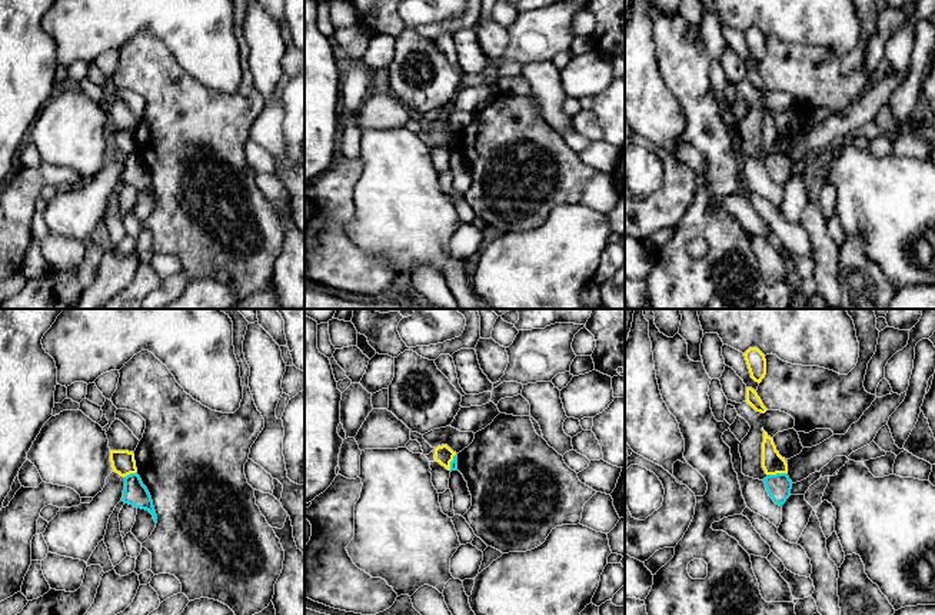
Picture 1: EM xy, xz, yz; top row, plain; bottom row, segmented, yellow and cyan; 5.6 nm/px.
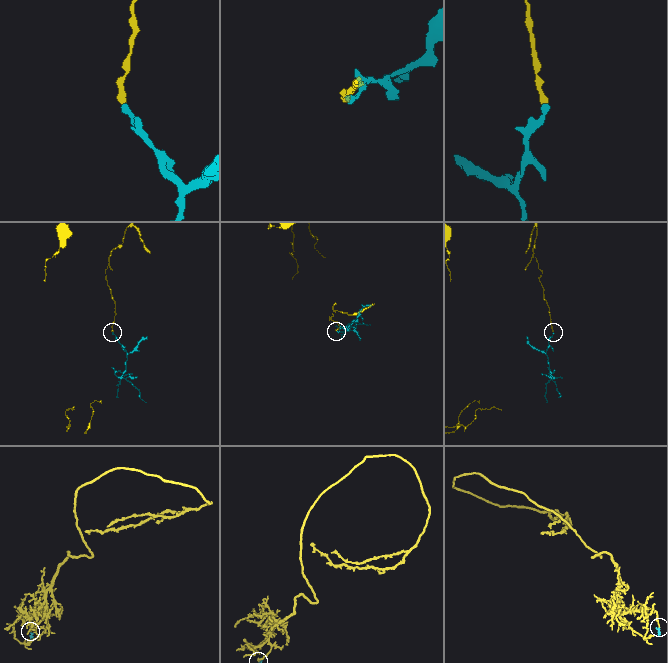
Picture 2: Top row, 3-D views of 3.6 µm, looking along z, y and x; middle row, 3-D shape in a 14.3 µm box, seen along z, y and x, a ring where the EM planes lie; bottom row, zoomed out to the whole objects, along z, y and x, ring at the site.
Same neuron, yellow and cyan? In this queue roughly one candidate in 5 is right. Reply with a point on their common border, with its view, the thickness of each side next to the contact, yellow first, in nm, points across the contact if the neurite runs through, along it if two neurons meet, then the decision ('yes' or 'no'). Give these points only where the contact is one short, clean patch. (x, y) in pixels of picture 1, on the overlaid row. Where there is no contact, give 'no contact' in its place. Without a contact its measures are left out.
contact yz (777, 472); calibres 120 and 140 nm; border yz (785, 472), (768, 475); no

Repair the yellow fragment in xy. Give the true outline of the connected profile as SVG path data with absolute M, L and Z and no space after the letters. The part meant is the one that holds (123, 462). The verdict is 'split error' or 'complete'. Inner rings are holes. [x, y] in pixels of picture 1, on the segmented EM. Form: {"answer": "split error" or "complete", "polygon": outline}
{"answer": "complete", "polygon": "M110 451L110 462L113 472L119 473L123 478L137 472L133 452Z"}

